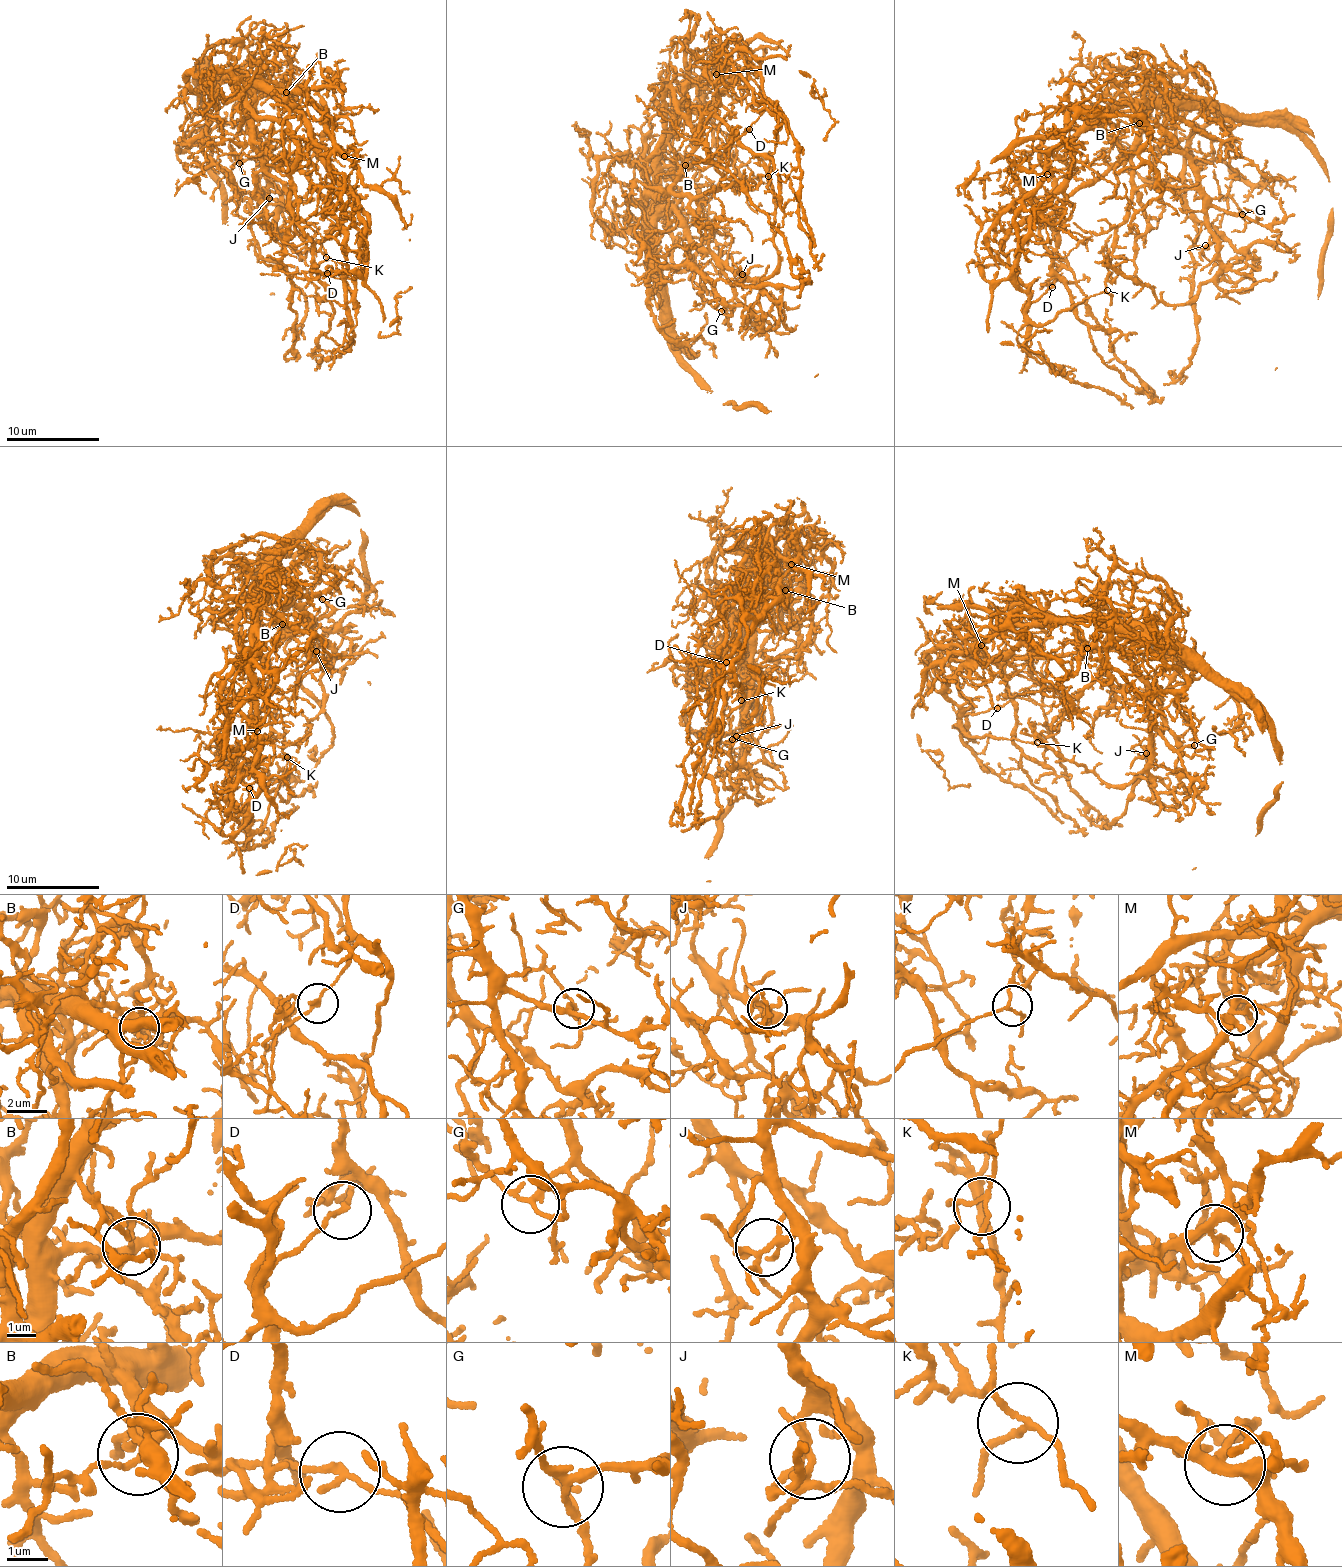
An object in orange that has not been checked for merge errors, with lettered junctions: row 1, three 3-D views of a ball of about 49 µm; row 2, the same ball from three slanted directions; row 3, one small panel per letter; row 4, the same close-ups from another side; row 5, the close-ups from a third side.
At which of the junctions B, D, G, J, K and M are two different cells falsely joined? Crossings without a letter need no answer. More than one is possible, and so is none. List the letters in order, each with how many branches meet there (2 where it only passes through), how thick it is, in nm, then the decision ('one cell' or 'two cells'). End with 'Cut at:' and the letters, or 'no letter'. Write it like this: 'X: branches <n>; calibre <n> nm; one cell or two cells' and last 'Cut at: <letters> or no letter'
B: branches 7; calibre 320 nm; one cell
D: branches 2; calibre 160 nm; two cells
G: branches 4; calibre 170 nm; one cell
J: branches 7; calibre 180 nm; one cell
K: branches 3; calibre 110 nm; one cell
M: branches 5; calibre 300 nm; one cell
Cut at: D

